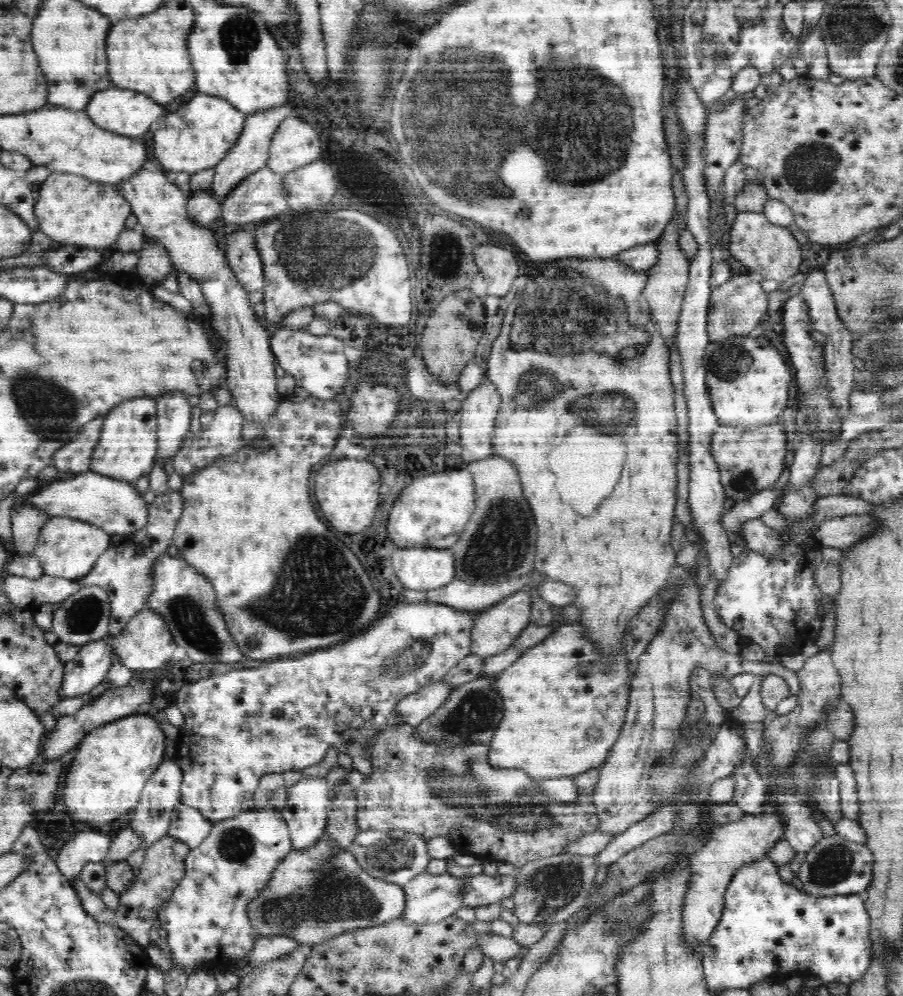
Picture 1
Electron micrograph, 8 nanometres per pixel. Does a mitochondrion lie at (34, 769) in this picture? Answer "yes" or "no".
no

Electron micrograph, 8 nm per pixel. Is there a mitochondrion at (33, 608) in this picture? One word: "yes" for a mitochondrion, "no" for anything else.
no

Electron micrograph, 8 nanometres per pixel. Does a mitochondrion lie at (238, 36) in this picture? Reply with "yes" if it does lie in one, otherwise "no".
yes

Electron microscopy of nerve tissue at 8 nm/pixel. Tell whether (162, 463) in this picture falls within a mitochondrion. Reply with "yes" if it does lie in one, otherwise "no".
no

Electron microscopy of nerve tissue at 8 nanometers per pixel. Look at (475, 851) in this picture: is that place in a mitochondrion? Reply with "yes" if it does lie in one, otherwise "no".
no

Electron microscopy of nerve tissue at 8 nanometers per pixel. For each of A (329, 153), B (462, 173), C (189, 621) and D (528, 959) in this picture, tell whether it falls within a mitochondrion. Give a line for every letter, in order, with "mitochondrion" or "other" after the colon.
A: other
B: mitochondrion
C: mitochondrion
D: other

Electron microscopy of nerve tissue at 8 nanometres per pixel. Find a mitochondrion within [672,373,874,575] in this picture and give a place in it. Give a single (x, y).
(744, 483)

